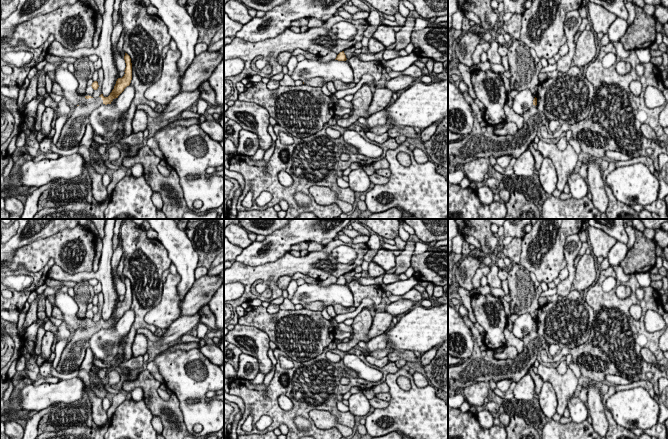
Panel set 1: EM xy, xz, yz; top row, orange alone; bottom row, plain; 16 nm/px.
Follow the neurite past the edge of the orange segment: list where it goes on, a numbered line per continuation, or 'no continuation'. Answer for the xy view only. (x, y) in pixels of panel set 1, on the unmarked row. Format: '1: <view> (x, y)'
1: xy (73, 354)

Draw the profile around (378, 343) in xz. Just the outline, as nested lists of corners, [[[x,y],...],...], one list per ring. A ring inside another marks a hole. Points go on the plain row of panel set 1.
[[[381,334],[375,338],[367,341],[367,353],[365,355],[370,355],[374,351],[380,351],[385,349],[387,346],[387,337],[386,334]]]

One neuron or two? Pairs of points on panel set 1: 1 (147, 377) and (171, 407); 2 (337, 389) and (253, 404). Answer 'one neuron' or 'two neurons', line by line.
1: one neuron
2: one neuron

